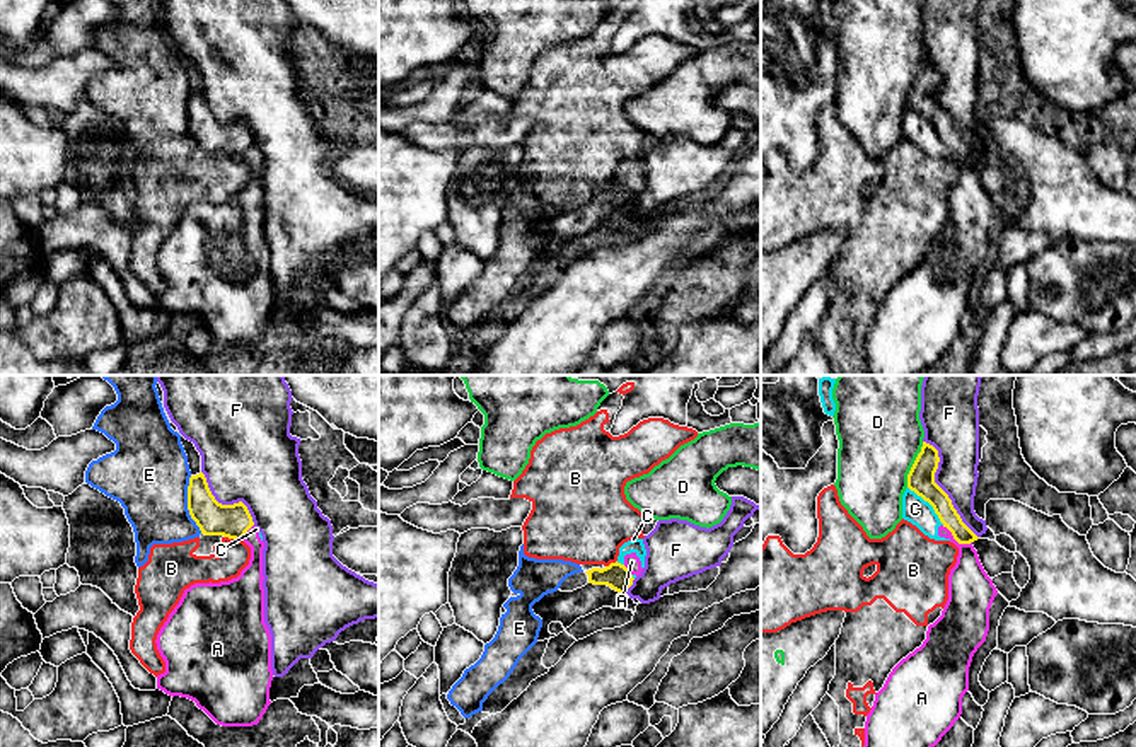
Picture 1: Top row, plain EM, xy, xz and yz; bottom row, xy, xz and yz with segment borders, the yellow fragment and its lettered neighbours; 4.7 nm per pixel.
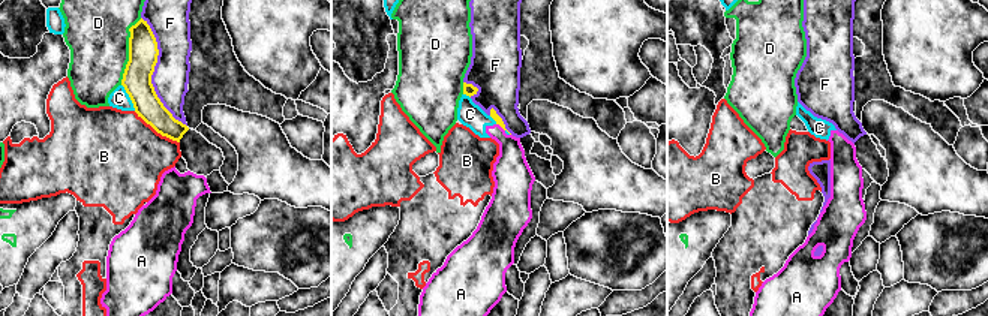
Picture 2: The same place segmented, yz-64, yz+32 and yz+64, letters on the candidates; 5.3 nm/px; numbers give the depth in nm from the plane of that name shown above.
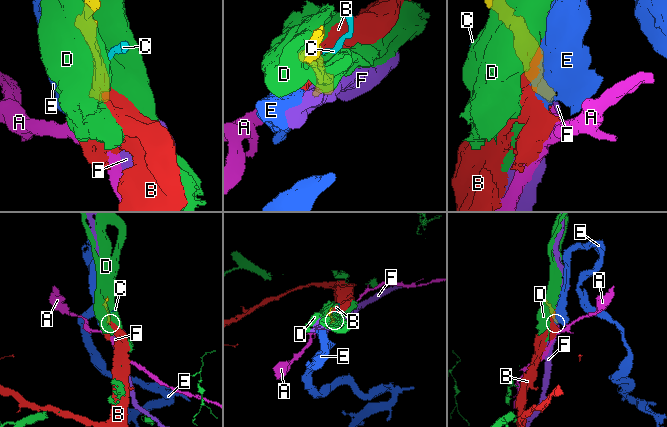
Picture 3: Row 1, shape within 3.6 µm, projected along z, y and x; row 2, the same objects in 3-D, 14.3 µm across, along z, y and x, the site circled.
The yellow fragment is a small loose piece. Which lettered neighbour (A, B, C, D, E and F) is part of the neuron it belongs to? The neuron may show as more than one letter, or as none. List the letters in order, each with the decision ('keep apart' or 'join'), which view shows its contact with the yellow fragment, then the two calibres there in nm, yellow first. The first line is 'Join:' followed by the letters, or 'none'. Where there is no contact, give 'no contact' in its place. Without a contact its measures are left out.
Join: none
A: keep apart | yz | 90/200 nm
B: keep apart | xy | 160/150 nm
C: keep apart | yz | 130/120 nm
D: keep apart | yz | 130/400 nm
E: keep apart | xy | 160/380 nm
F: keep apart | yz | 130/200 nm

